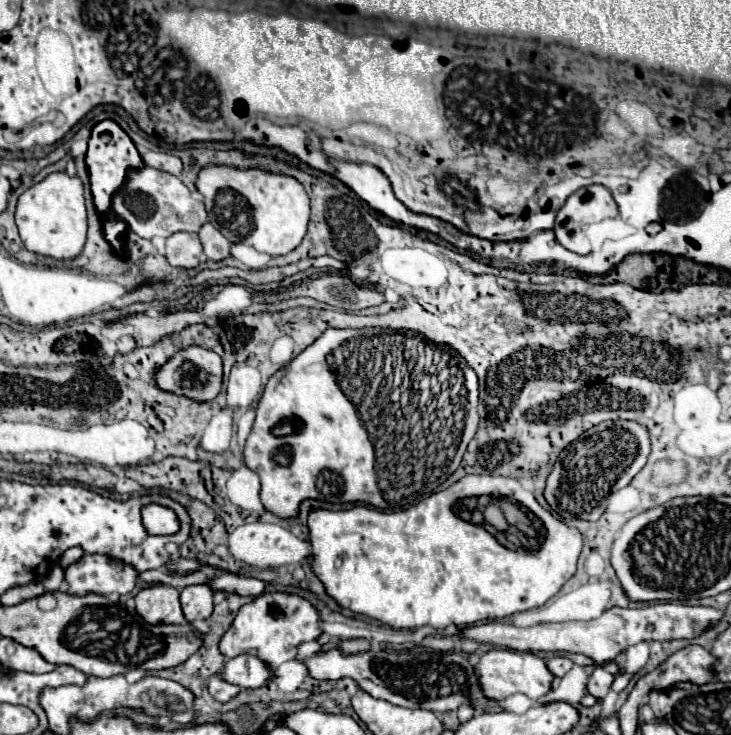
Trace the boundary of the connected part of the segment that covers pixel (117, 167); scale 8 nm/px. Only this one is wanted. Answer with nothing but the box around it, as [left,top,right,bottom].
[86,120,144,256]

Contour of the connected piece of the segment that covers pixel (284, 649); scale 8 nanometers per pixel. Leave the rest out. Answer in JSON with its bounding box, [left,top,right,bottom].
[220,592,320,668]

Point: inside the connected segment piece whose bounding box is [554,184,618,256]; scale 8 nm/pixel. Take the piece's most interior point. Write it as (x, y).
(587, 206)

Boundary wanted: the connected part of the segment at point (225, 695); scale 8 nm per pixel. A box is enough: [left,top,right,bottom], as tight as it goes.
[208,676,240,702]

